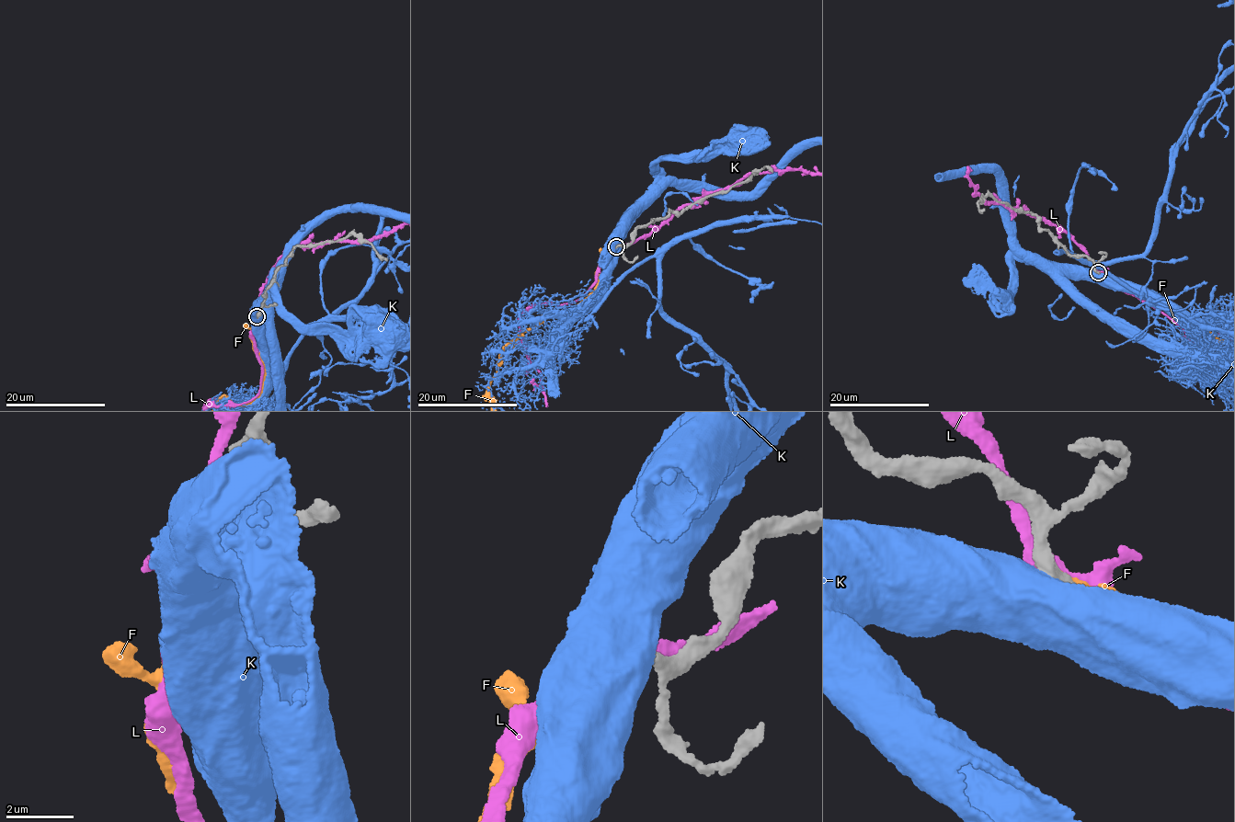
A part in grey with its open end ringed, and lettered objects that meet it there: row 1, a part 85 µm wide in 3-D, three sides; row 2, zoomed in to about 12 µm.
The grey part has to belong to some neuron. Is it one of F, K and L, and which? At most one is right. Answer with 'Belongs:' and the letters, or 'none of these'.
Belongs: F

